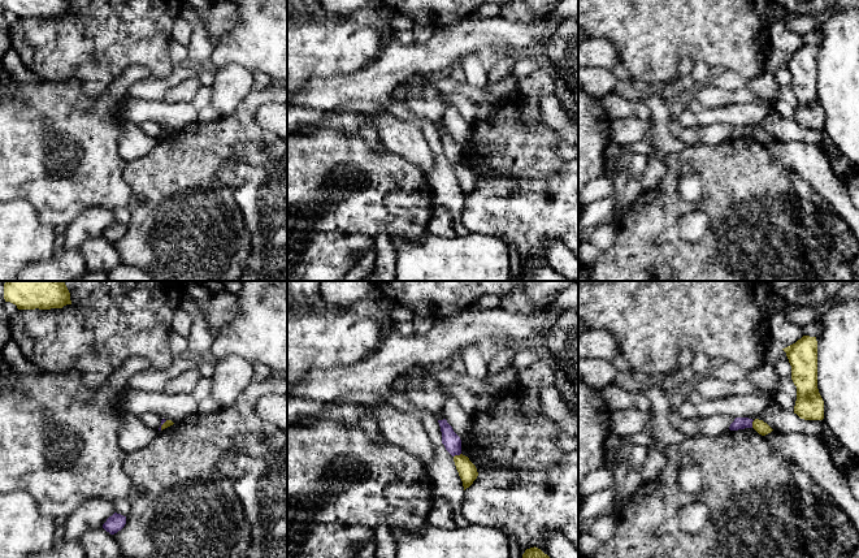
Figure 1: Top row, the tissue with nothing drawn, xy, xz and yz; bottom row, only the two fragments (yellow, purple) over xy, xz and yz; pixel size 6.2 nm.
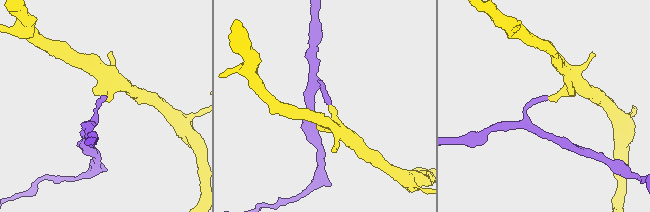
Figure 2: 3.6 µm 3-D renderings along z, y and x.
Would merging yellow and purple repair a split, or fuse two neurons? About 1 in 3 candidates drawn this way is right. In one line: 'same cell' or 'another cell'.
another cell

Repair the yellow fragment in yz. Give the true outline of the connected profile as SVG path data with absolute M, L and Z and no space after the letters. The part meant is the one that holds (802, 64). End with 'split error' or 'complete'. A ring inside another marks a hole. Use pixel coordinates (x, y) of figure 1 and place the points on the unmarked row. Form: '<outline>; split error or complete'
M803 44L782 57L791 74L791 88L797 95L794 122L804 129L824 127L824 109L817 98L817 49Z; complete

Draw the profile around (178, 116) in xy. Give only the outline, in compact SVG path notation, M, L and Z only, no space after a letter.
M127 96L122 107L122 117L135 125L155 121L165 129L181 131L198 122L198 108L191 103L166 103Z

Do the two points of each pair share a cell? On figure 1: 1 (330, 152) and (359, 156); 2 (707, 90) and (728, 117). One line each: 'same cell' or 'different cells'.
1: same cell
2: different cells

